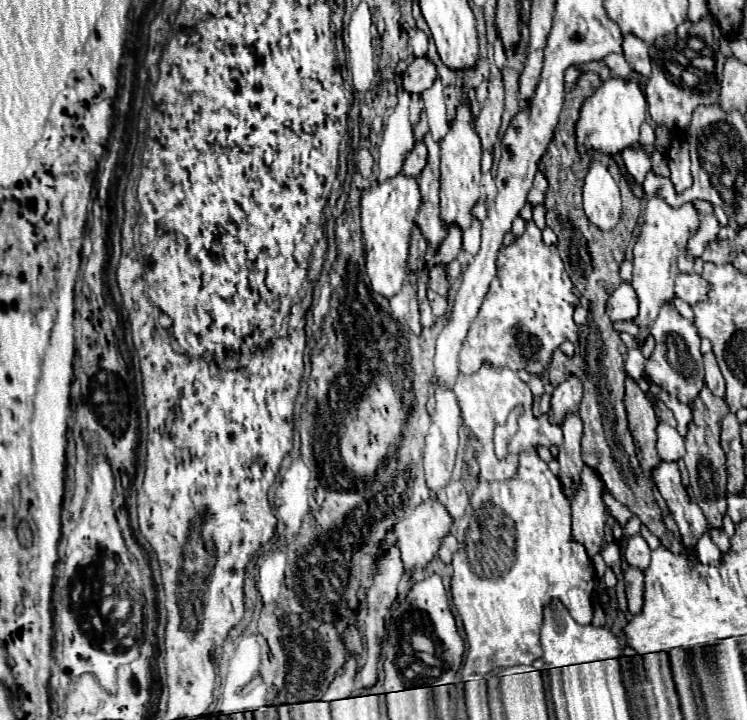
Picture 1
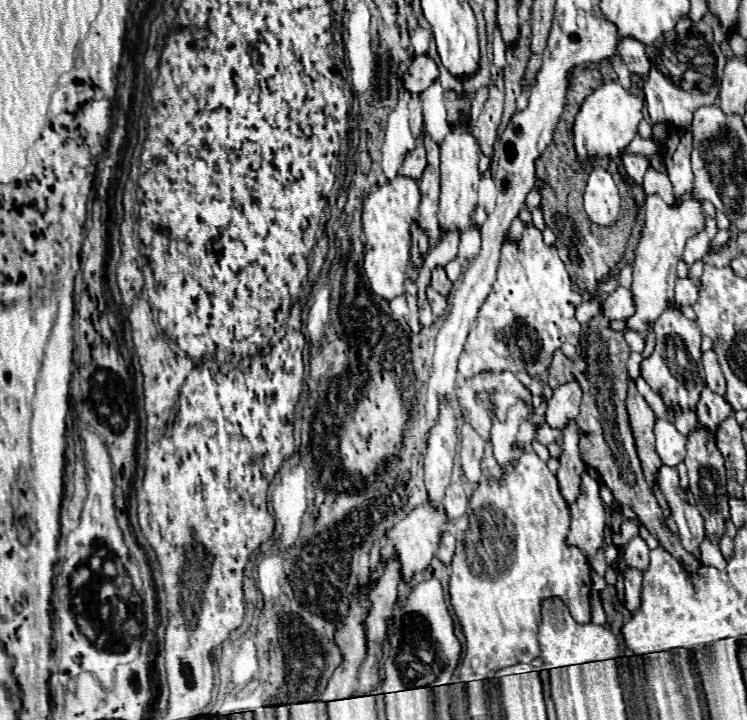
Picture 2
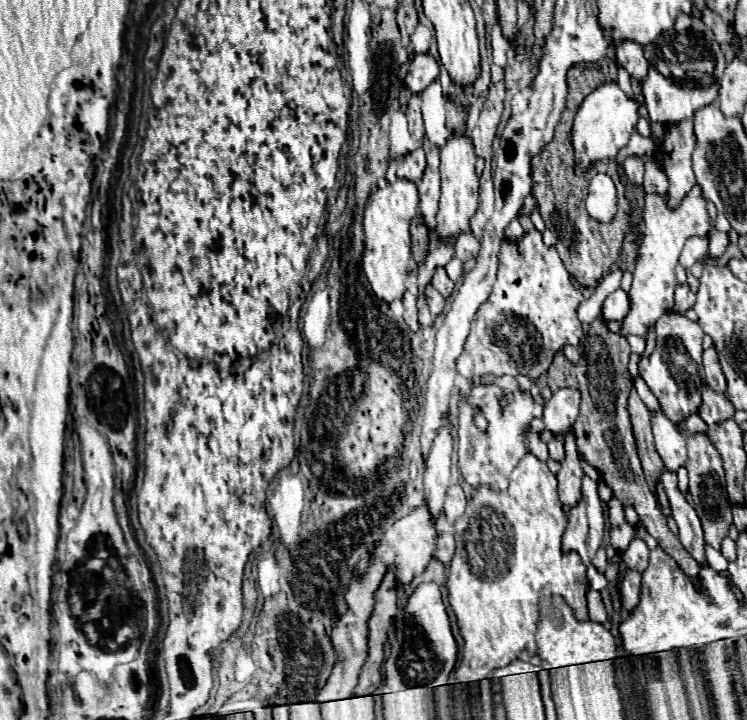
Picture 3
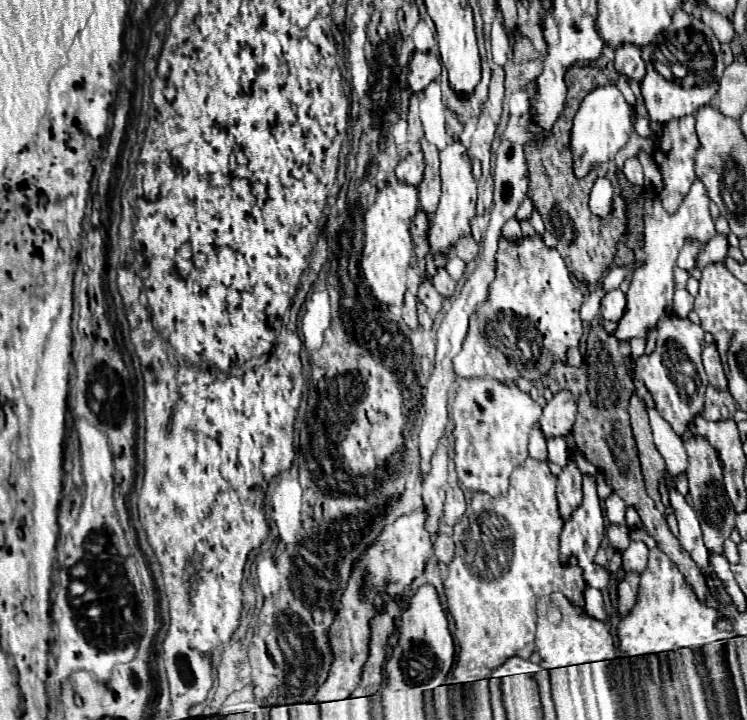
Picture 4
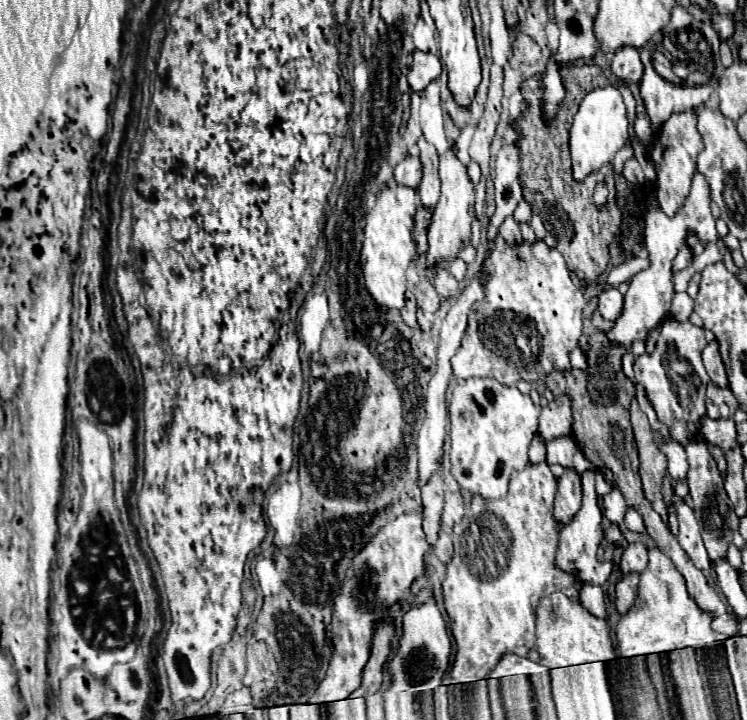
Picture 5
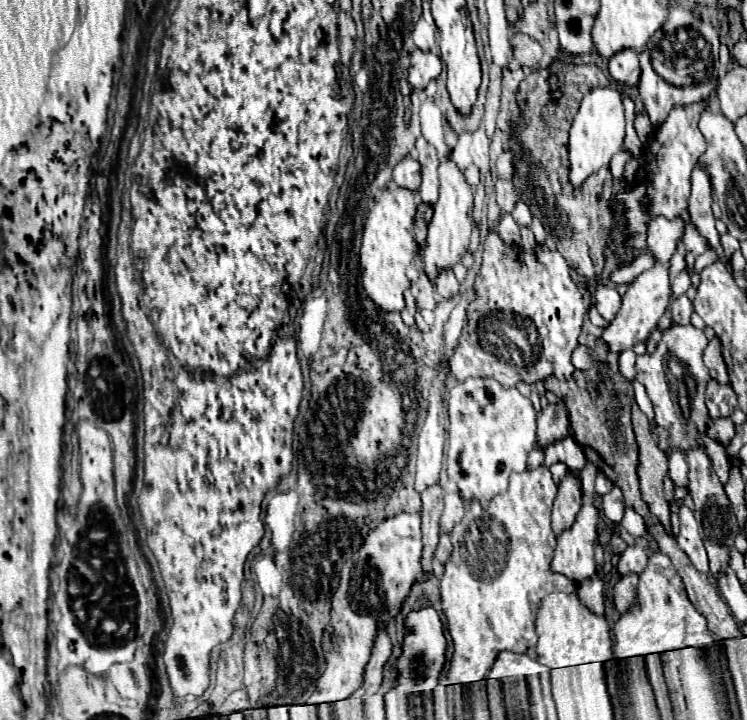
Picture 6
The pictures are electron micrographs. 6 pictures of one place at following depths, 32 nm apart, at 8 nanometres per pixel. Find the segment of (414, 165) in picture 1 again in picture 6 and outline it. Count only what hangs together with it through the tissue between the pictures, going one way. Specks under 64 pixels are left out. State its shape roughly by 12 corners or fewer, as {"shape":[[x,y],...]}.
{"shape":[[406,156],[396,164],[392,180],[400,188],[416,192],[420,164]]}

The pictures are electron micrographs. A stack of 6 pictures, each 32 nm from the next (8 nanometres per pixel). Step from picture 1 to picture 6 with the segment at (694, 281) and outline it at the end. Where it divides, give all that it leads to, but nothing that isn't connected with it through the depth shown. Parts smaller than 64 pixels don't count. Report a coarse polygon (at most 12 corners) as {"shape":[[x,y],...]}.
{"shape":[[680,296],[670,304],[676,324],[690,324],[694,312],[688,296]]}

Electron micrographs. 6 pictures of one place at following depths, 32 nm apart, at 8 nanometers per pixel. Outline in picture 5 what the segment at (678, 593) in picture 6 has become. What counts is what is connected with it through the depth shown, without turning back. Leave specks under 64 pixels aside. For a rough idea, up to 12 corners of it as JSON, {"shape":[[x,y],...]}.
{"shape":[[658,548],[620,618],[622,658],[724,640]]}

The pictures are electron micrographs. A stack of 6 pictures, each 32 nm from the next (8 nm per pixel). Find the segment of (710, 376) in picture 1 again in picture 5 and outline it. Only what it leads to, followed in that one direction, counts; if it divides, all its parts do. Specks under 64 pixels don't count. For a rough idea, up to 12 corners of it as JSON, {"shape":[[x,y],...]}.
{"shape":[[712,340],[704,352],[708,376],[718,386],[728,386],[726,368]]}

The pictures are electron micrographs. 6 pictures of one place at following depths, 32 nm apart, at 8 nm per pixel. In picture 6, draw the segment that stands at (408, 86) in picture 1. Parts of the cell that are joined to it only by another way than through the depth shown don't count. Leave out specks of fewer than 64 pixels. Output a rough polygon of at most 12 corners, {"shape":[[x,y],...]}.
{"shape":[[412,50],[408,80],[414,90],[440,74],[440,58]]}

